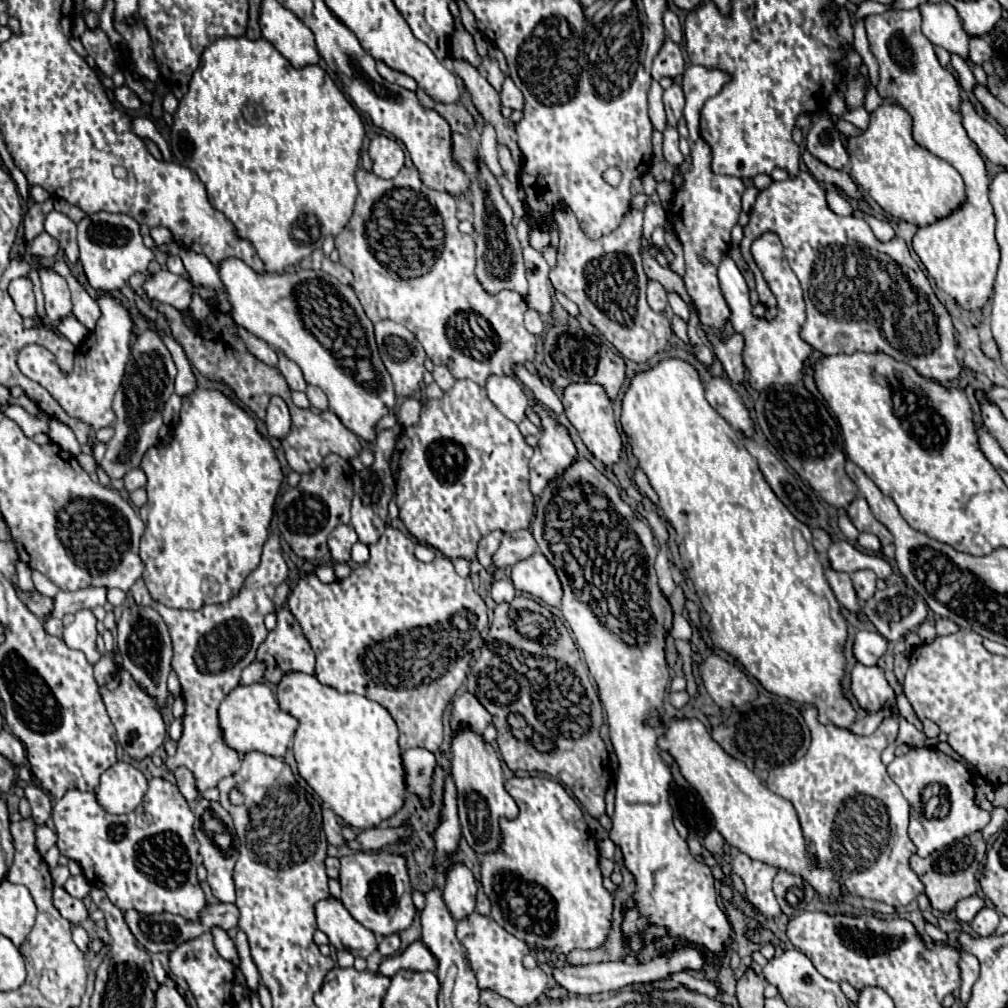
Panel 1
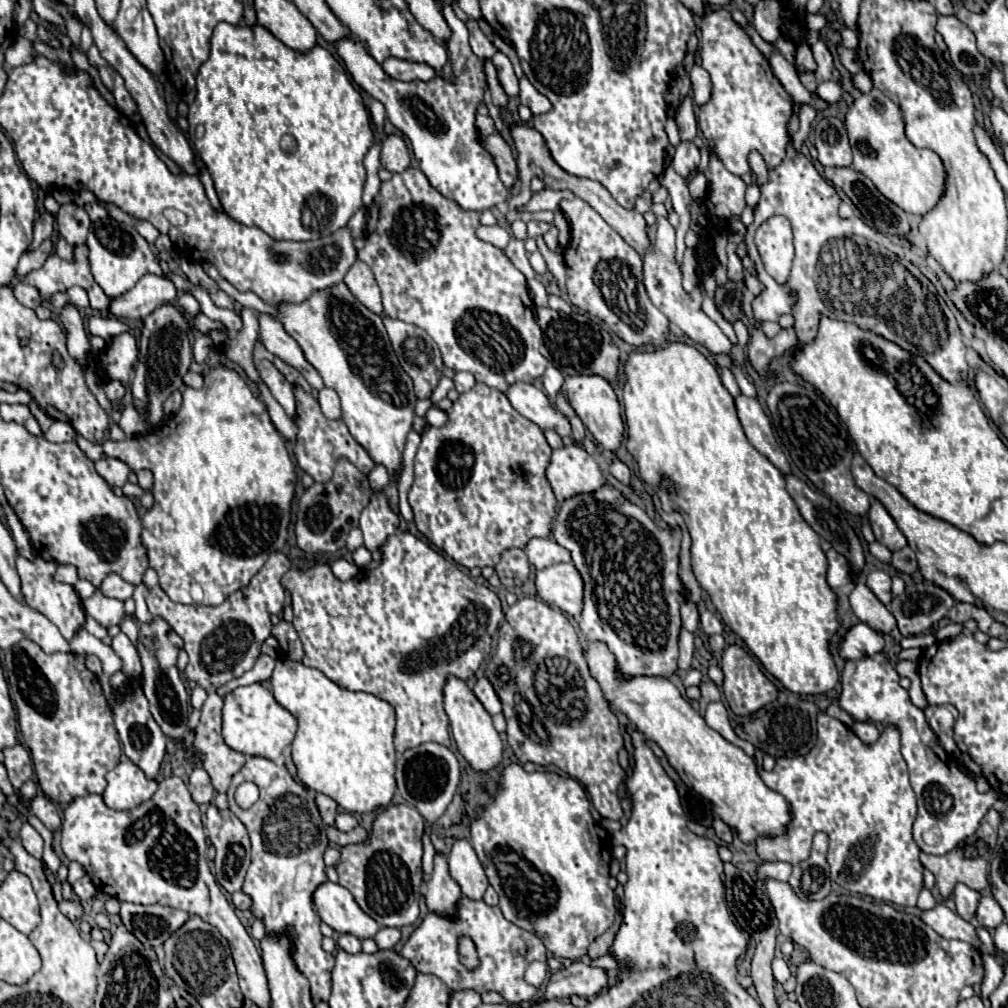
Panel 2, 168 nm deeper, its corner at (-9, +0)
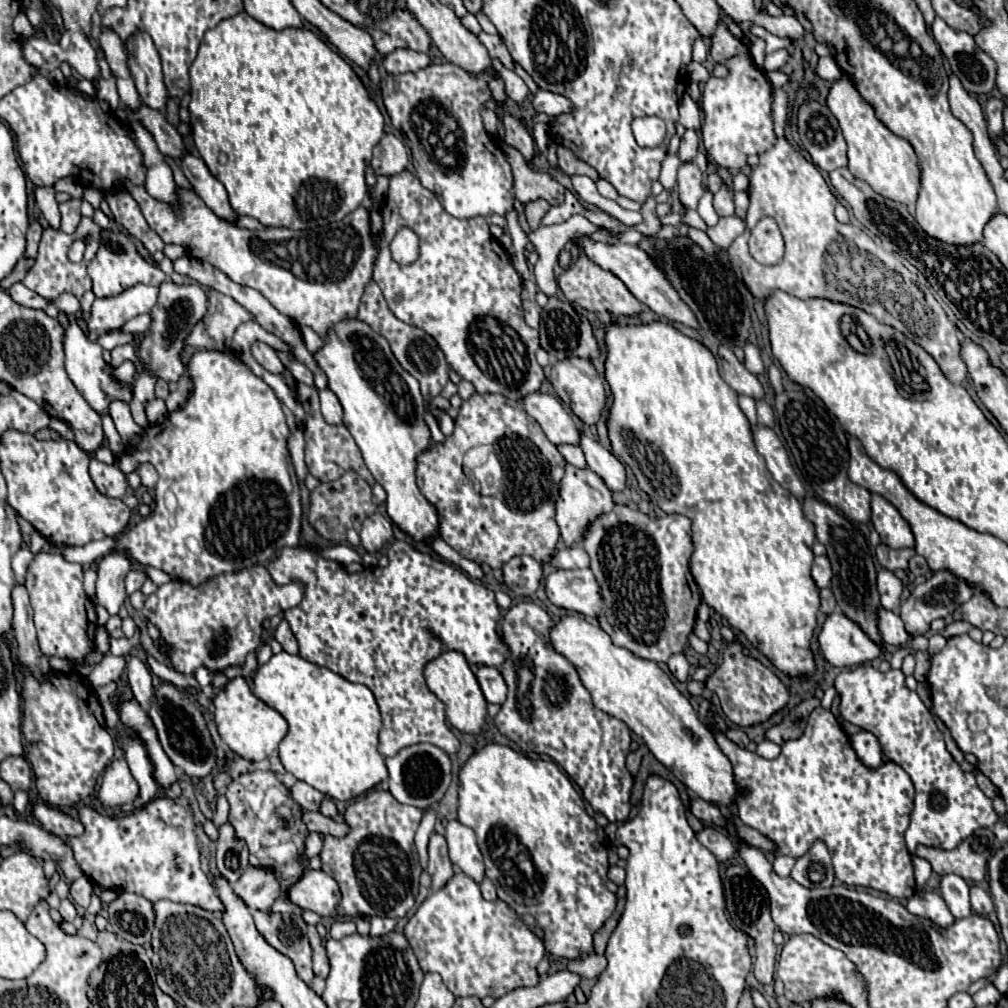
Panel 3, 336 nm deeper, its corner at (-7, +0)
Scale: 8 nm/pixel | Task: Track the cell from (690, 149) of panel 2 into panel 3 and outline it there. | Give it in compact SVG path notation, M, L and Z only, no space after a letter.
M688 162L682 164L678 170L678 192L680 192L680 202L686 208L696 208L702 194L704 194L704 184L702 184L702 172L698 170L696 164Z

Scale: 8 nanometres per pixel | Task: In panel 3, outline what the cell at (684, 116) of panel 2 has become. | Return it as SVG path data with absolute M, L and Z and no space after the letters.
M686 130L686 134L682 136L682 144L678 150L678 156L682 162L692 162L698 154L698 146L700 146L700 138L694 130Z

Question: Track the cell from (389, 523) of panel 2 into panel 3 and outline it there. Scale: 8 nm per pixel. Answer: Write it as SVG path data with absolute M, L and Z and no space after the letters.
M376 512L364 520L360 538L362 538L362 546L366 548L366 552L378 554L392 538L392 522Z

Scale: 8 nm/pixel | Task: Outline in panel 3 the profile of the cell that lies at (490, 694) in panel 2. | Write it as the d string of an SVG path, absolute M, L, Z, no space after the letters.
M480 666L478 672L476 672L476 678L478 678L478 684L484 692L484 698L488 702L494 702L494 704L502 704L506 700L506 682L500 674L498 668L494 666Z

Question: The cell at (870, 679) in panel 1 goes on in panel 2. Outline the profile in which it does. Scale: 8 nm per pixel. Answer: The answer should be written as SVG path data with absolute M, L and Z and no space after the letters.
M882 654L870 656L866 660L848 660L842 672L842 694L840 708L844 708L852 718L874 724L894 724L900 728L902 736L902 756L908 764L910 784L918 798L918 816L914 822L914 840L926 854L946 854L972 836L984 818L986 810L994 804L996 794L980 794L976 782L968 776L941 747L922 710L918 710L910 698L908 690L898 684L898 672L890 660Z

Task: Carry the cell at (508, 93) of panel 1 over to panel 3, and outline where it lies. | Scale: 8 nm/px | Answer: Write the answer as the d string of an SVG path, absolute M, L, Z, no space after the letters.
M538 90L534 94L532 106L536 112L546 112L550 116L560 116L560 114L572 110L572 104L570 104L570 100L566 100L566 96L554 94L548 90Z

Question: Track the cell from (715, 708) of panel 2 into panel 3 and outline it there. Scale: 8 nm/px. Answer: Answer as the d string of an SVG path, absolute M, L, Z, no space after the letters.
M818 706L806 724L806 732L798 740L788 740L782 746L782 752L774 760L766 760L756 752L736 746L730 742L724 732L714 732L720 750L728 756L734 768L736 782L736 808L744 824L756 828L764 836L776 842L776 854L800 858L806 854L816 840L822 840L832 856L836 878L848 886L862 886L886 892L892 898L910 898L914 894L914 868L912 856L904 844L904 832L908 828L914 786L910 776L894 762L884 762L880 768L866 768L854 748L850 746L848 734L836 722L830 710Z

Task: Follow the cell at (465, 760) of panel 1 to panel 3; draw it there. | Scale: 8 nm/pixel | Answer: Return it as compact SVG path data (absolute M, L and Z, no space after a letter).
M446 650L440 656L436 656L434 660L430 660L424 668L424 678L428 688L446 704L446 716L452 722L454 728L458 728L460 732L468 732L468 734L478 734L484 718L486 718L486 698L480 690L480 684L474 676L474 672L470 670L466 658L462 652L456 650Z

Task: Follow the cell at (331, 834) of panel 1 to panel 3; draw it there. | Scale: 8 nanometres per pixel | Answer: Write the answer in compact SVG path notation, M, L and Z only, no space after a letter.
M300 780L290 788L290 796L294 796L294 800L306 810L318 810L320 802L324 800L324 794L320 790L316 790L310 784L300 782Z

